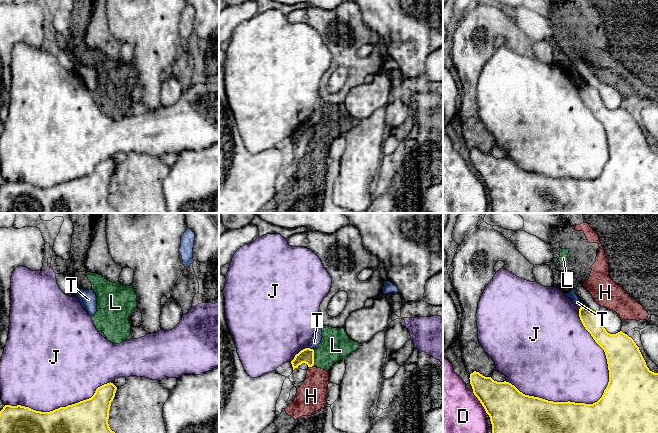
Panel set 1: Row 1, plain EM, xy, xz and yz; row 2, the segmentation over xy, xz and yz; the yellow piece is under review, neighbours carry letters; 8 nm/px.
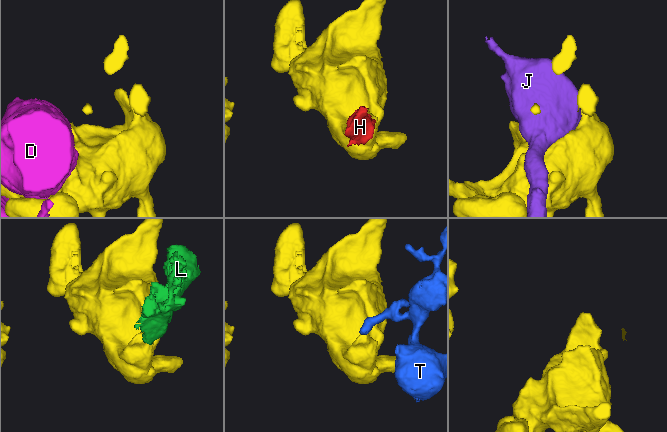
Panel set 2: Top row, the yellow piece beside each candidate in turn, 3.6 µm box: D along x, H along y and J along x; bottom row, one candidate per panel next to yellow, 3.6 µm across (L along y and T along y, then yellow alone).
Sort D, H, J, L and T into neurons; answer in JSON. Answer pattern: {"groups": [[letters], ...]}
{"groups": [["D"], ["H", "L"], ["J"], ["T"]]}

